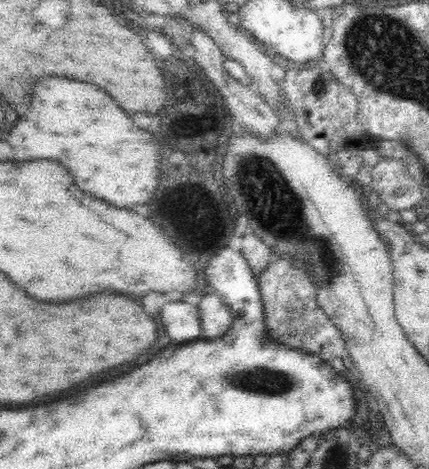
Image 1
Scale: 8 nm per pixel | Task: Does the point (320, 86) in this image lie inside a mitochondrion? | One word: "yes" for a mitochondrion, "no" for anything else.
yes

